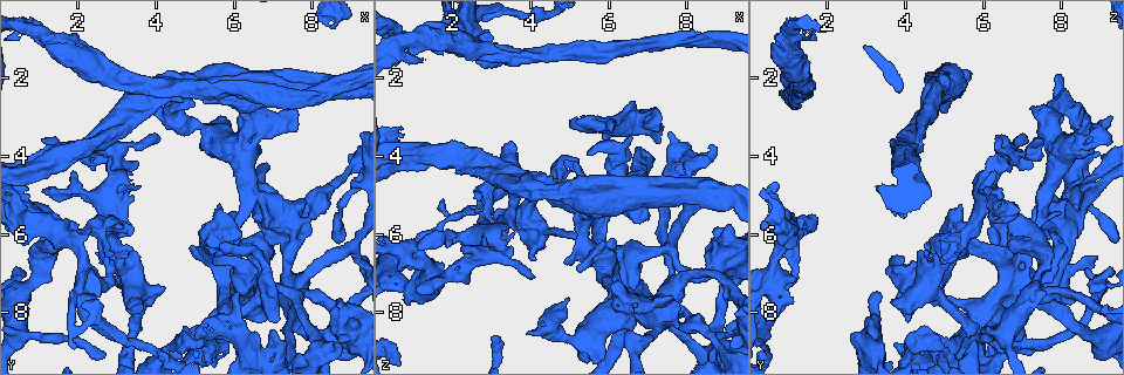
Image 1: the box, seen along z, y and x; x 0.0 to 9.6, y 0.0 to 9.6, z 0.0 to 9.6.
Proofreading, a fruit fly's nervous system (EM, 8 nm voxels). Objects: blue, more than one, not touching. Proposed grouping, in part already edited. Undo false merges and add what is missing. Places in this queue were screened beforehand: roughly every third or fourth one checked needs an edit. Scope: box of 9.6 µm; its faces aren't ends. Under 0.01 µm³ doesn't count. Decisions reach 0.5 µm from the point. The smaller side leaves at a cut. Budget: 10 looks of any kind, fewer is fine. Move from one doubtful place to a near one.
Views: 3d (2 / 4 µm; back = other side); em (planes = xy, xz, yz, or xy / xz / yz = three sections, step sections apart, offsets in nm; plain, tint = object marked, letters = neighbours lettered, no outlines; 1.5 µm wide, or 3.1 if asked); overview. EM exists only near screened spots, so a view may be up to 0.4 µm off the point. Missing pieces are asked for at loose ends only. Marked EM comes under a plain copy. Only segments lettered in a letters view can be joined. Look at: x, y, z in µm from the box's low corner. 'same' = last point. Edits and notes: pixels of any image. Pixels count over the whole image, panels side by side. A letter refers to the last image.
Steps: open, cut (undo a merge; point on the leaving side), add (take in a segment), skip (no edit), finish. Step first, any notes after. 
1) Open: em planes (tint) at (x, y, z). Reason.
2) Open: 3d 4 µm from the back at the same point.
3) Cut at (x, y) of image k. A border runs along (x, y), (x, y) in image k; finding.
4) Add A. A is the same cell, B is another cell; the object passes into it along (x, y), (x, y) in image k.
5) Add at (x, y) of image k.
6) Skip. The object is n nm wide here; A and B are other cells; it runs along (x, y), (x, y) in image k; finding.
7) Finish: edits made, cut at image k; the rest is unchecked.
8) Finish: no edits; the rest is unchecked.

Open: 3d 4 µm at (4.40, 8.80, 4.90). Calibre changes.

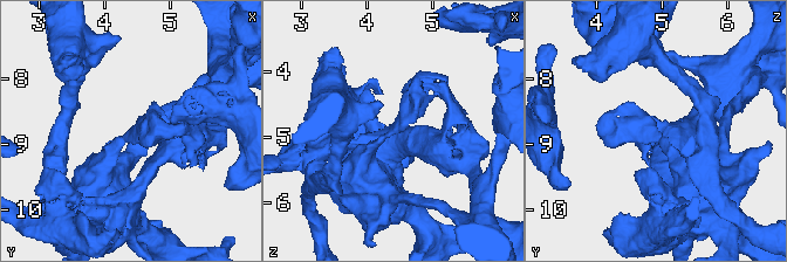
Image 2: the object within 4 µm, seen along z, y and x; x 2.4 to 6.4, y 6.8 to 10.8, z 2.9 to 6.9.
Open: em xz step 8 (tint) at (4.30, 8.85, 4.95). Shape alone is not enough.

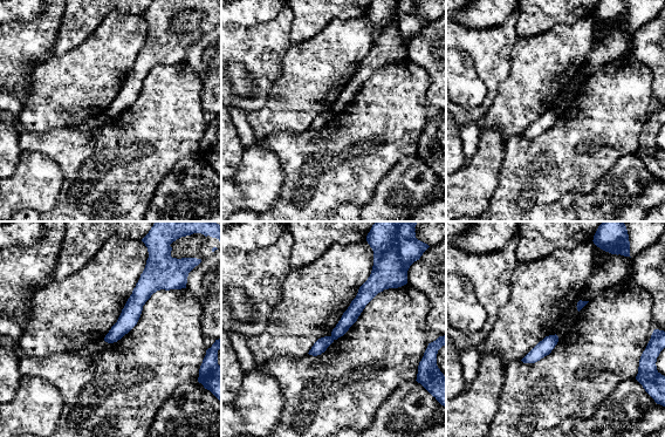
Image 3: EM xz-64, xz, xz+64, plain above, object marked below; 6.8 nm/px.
Open: em planes (letters) at the same point.

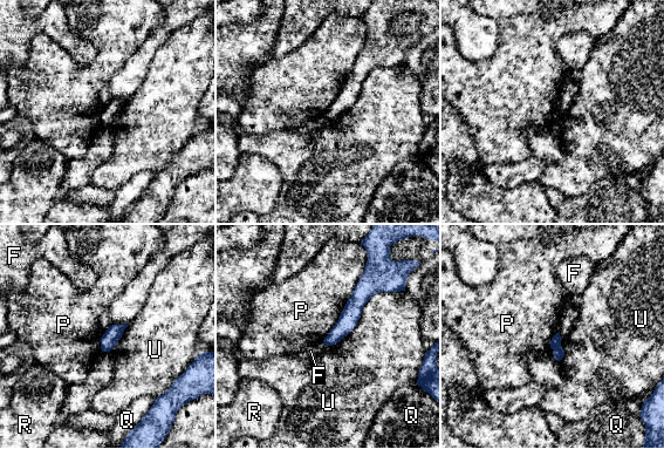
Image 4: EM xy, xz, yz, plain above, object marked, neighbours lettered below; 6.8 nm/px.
Cut at (558, 352) of image 4. F, P, Q, R and U are other cells; a border runs along (560, 342), (553, 348) in image 4; a second cell is stuck on.

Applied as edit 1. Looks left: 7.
Open: 3d 4 µm at (6.65, 9.00, 3.00). Sharp bend.

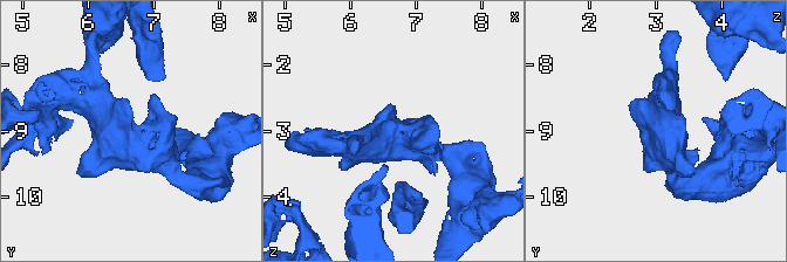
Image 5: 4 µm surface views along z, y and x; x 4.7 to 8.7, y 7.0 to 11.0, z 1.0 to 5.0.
Open: em xy step 4 (tint) at (6.70, 8.95, 2.95).

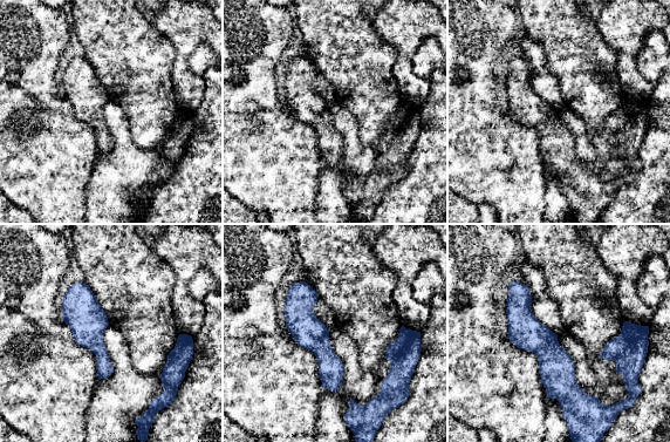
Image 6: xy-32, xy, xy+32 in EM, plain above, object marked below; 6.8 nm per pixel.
Open: em planes (letters) at the same point. Another direction.

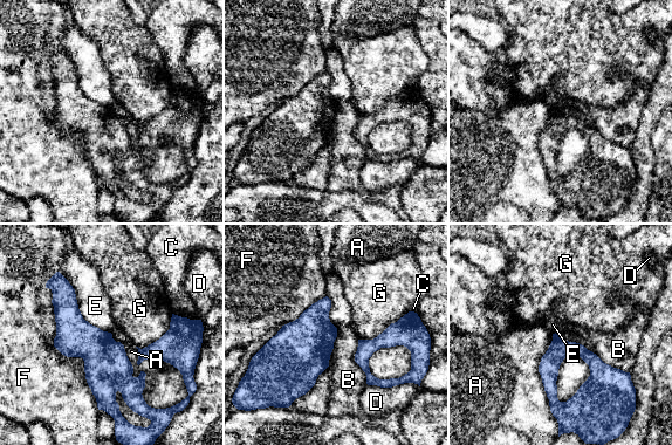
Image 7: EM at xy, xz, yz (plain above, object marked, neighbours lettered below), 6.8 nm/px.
Skip. The longest contact is with A, 650 nm; A, B, C, D, E, F and G are other cells; it runs along (69, 293), (70, 326), (141, 411) in image 7; continuous, no second cell.

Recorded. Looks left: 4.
Open: em xz step 4 (letters) at (2.40, 4.25, 7.30). An open end.

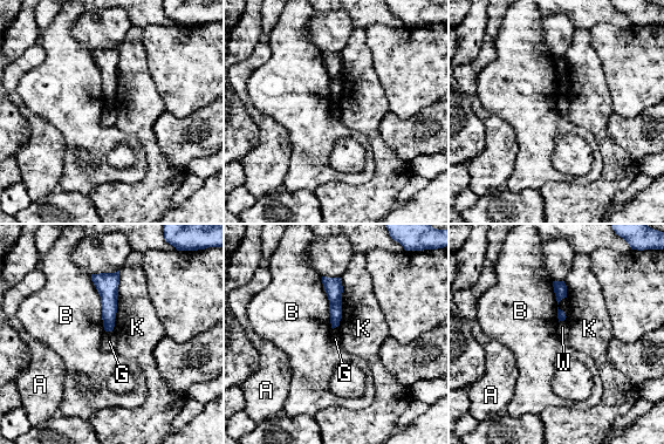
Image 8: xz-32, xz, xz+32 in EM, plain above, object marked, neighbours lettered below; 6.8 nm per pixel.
Skip. A, B, G, K and W are other cells; a border runs along (105, 330), (111, 332) in image 8; none of them fits.

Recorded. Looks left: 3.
Finish: edits made, cut at image 4; the rest is unchecked.

